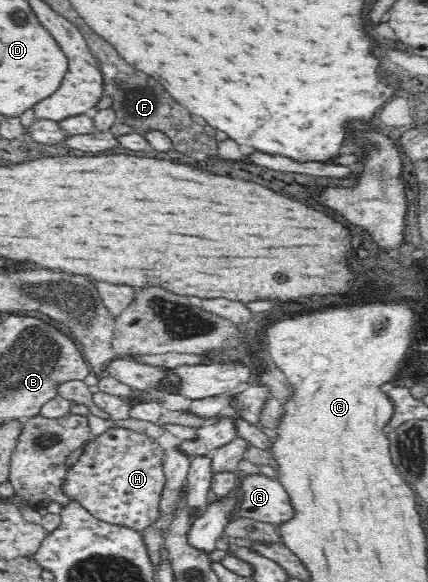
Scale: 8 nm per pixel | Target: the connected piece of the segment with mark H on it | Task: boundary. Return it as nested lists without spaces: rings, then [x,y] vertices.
[[[113,426],[100,435],[92,435],[83,445],[77,462],[59,487],[95,518],[141,531],[159,518],[159,500],[165,486],[164,463],[165,451],[155,439],[146,433]]]

